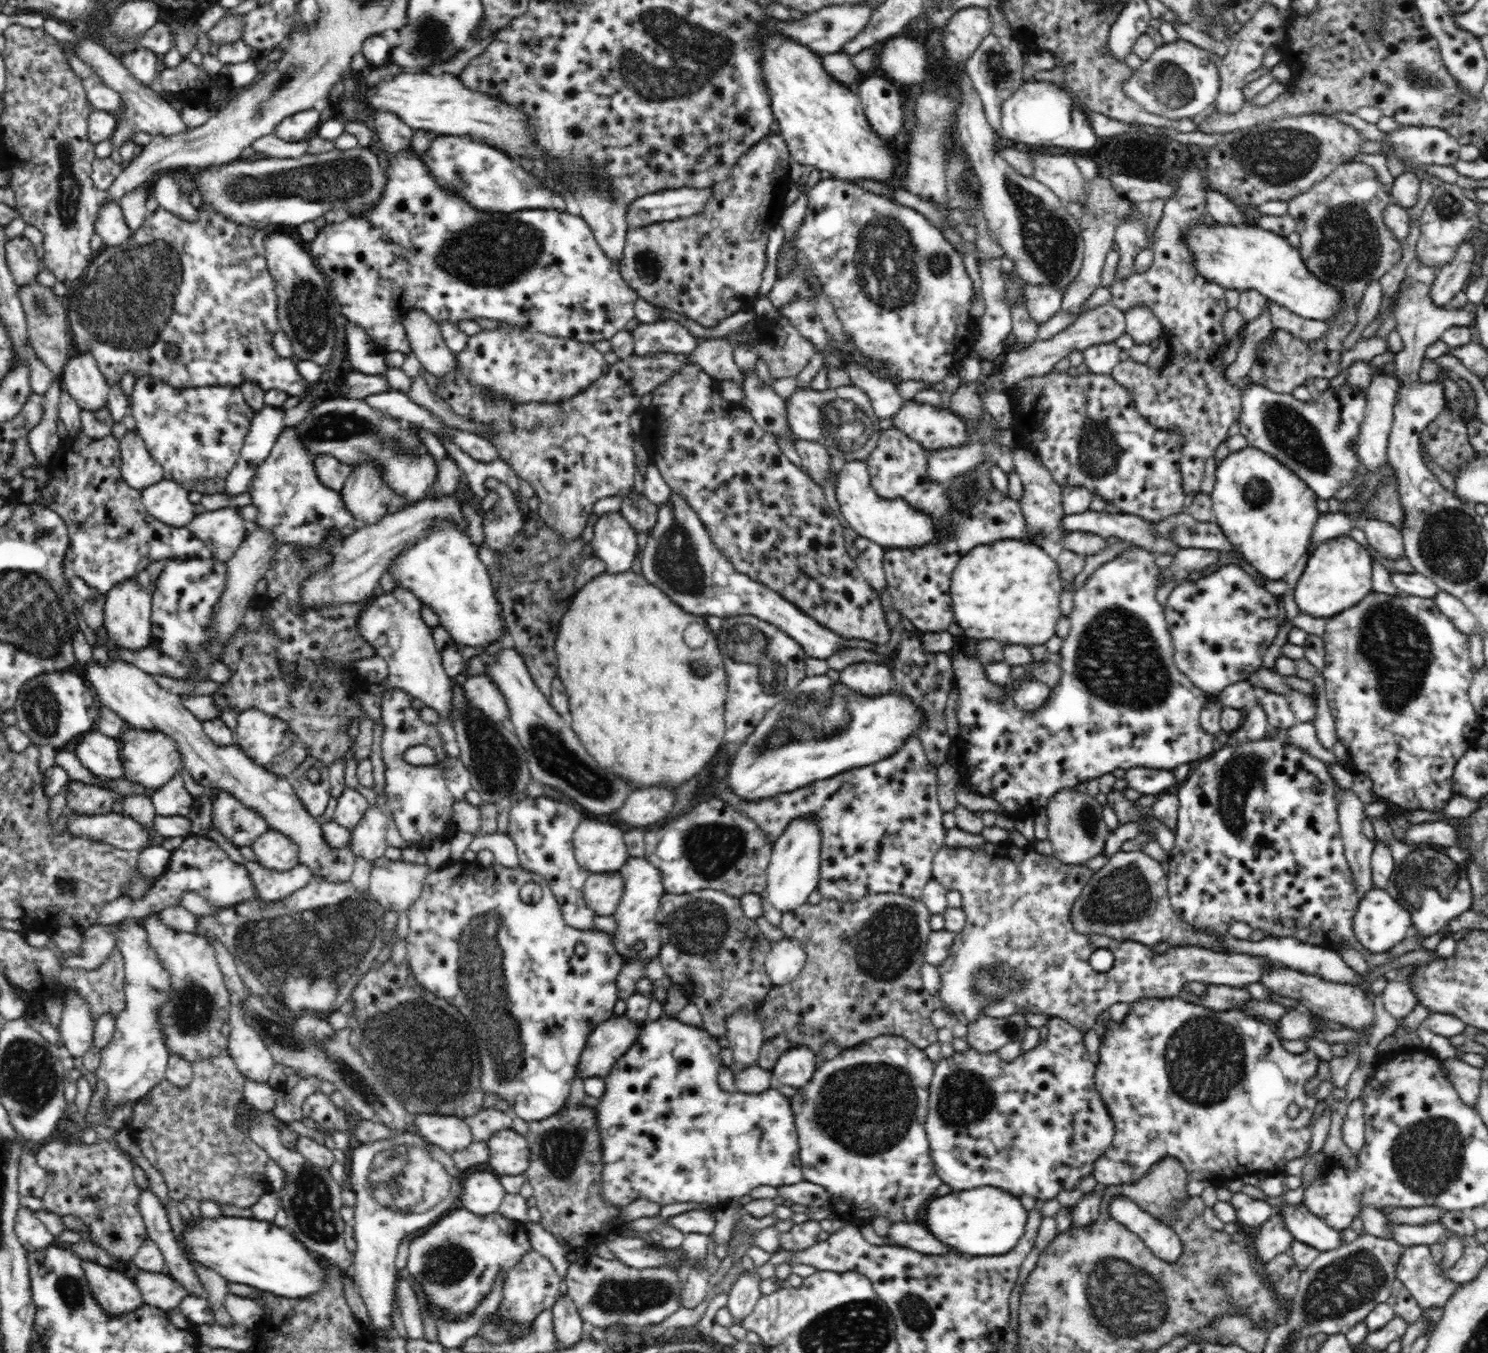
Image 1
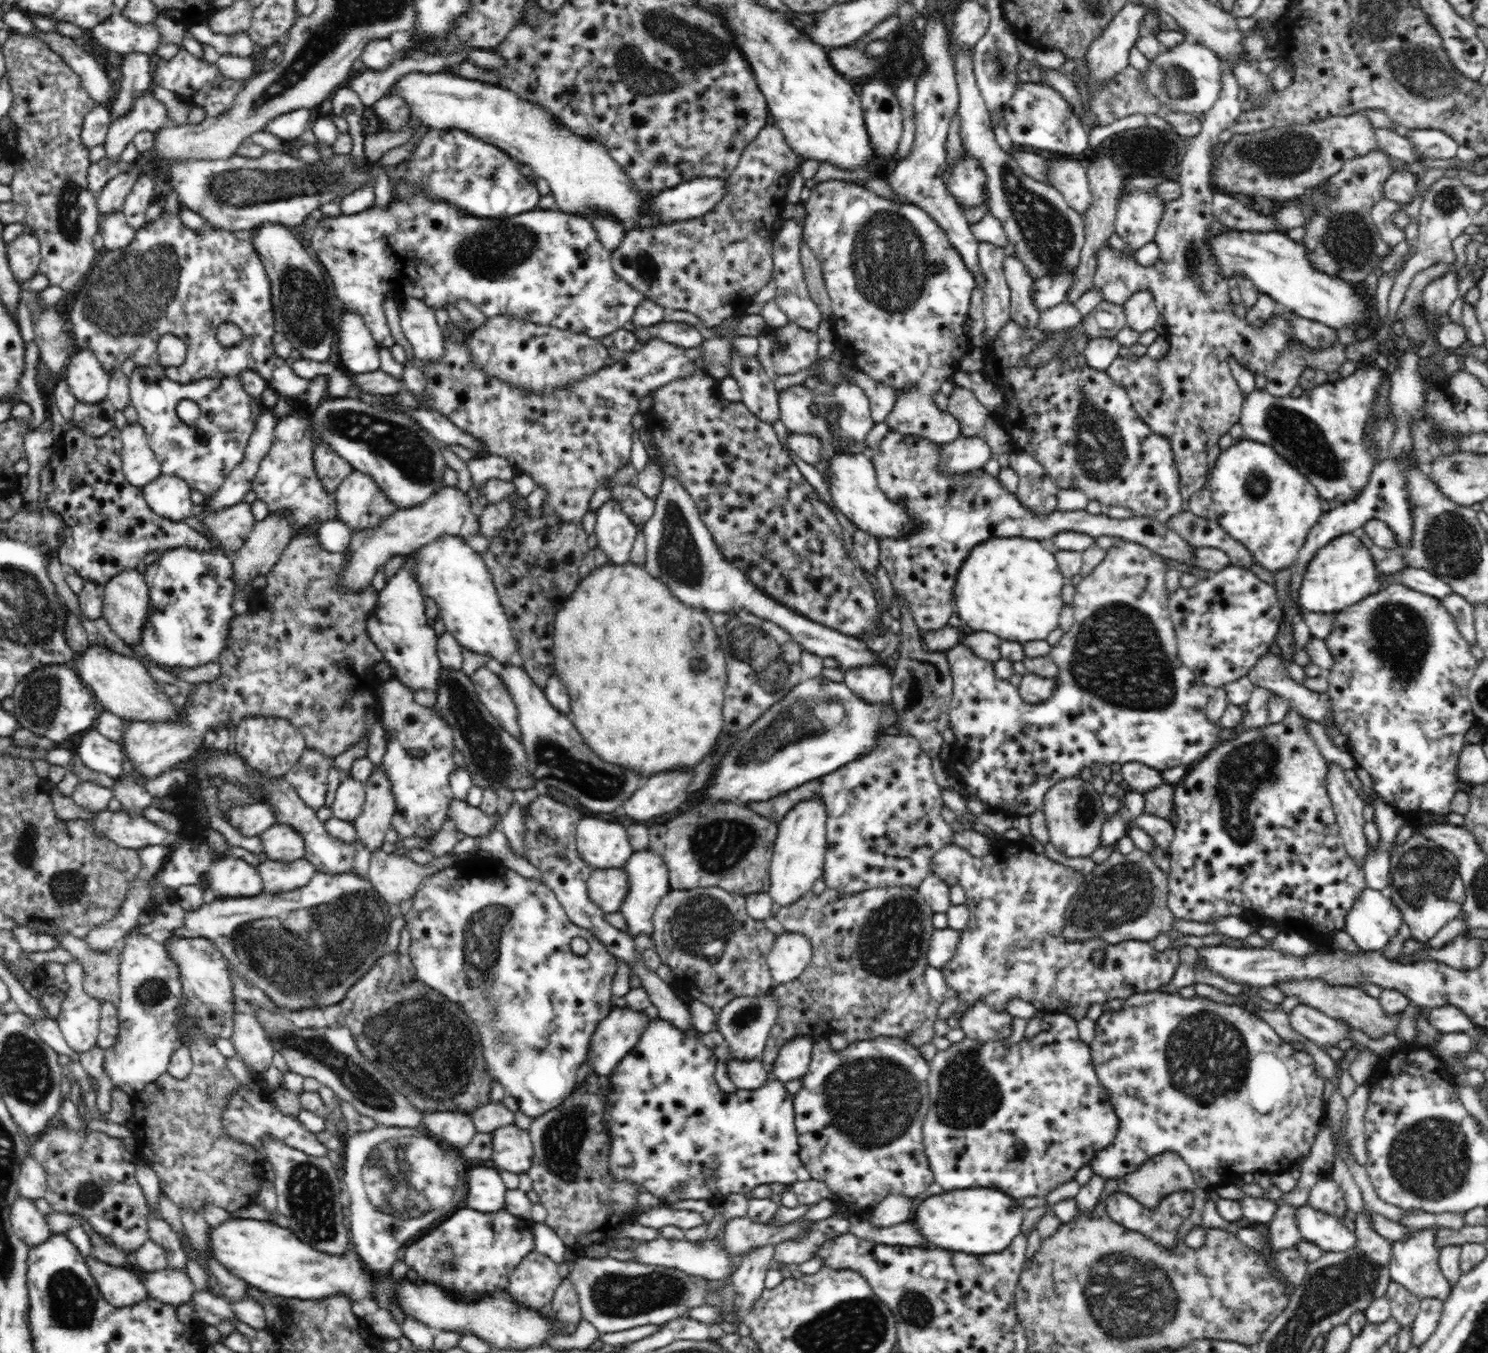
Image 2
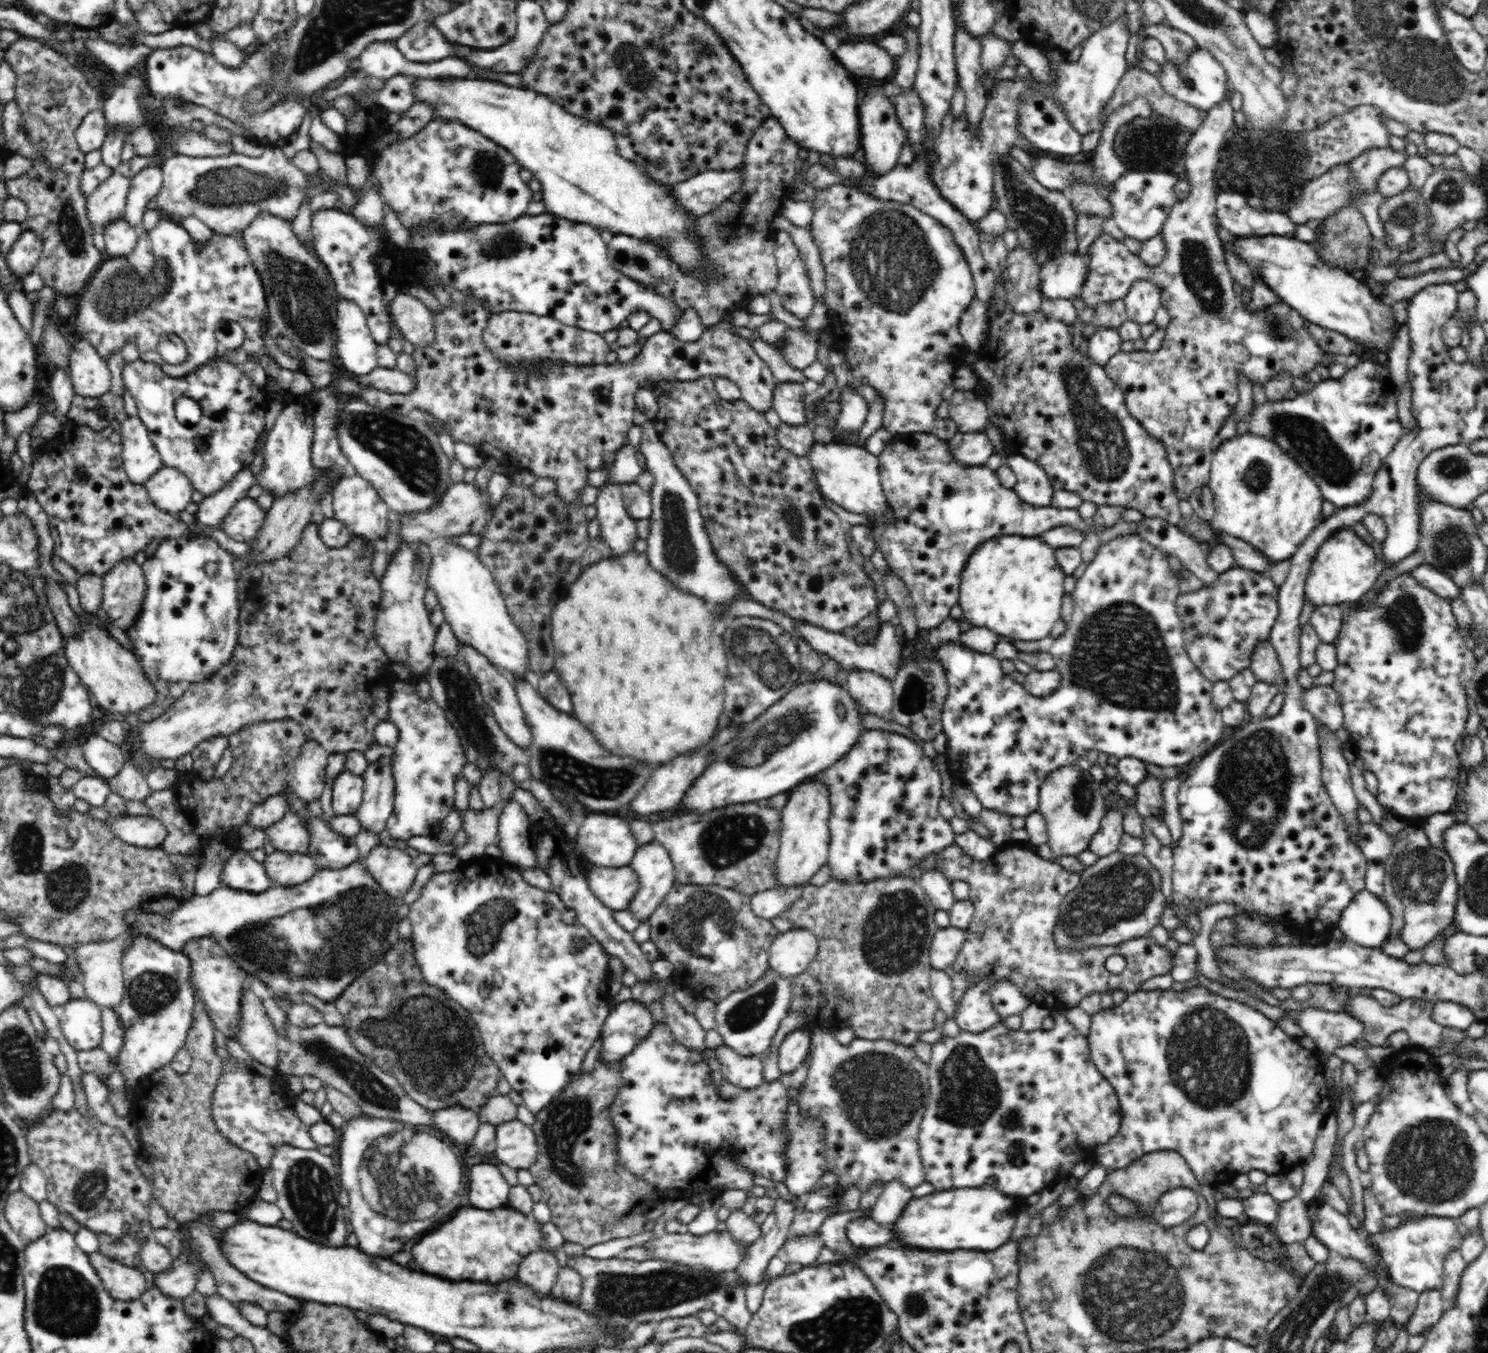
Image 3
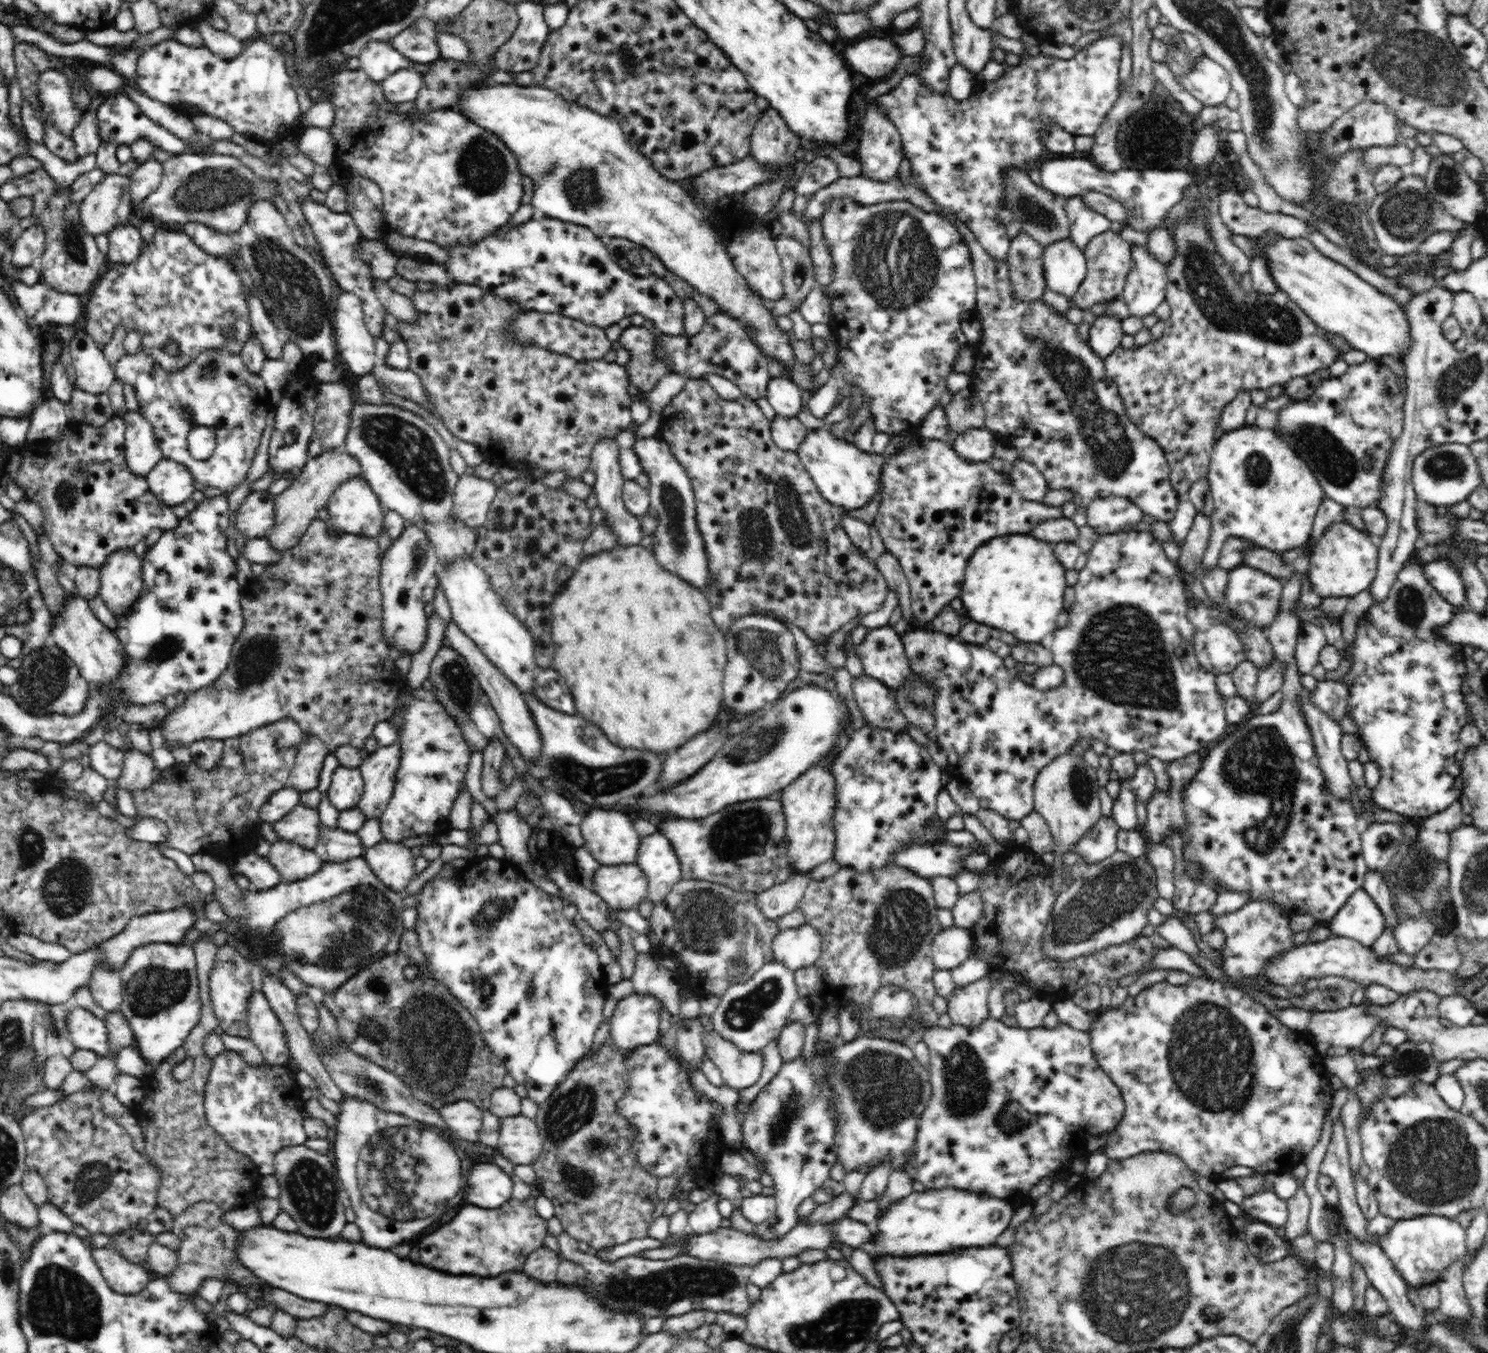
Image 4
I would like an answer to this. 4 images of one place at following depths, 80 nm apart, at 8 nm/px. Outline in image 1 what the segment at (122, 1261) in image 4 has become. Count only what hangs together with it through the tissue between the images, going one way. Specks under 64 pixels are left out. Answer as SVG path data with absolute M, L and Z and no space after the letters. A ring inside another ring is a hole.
M83 1260L81 1267L92 1296L104 1312L126 1314L145 1304L131 1273L102 1266L92 1260Z

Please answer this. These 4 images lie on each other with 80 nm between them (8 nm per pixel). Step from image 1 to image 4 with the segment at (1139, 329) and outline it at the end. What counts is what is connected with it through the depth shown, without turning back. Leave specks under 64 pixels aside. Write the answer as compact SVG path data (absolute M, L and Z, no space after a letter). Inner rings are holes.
M1145 245L1131 247L1131 258L1133 259L1133 267L1128 272L1122 298L1128 305L1129 313L1132 316L1142 319L1145 316L1150 316L1158 308L1160 302L1164 302L1169 272L1167 270L1167 264L1158 262L1153 257L1153 254L1149 253Z

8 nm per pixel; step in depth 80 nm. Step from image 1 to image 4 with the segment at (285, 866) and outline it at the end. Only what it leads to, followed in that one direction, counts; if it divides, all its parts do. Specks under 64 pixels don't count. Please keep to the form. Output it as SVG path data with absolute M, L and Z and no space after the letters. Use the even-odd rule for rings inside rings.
M299 804L290 813L272 824L279 840L295 842L308 849L315 847L322 826L318 808L312 810Z

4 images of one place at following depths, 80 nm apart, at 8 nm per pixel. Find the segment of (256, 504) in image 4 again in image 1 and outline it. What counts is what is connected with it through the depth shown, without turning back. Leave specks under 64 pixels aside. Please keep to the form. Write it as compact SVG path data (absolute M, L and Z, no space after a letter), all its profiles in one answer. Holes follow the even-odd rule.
M239 508L204 511L194 517L186 529L206 543L211 557L226 563L249 534L251 526L240 515Z

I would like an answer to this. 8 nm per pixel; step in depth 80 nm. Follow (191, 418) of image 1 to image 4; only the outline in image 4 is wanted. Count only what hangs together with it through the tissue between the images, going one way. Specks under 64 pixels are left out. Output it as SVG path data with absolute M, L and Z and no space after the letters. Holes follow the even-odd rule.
M140 346L135 355L128 355L126 352L122 354L122 358L116 364L115 376L124 384L129 384L134 388L139 404L138 411L152 425L154 438L159 444L163 458L175 460L178 464L185 466L194 477L195 490L200 490L210 498L218 495L228 496L242 481L246 481L252 458L260 444L262 432L266 428L266 415L276 408L276 404L271 399L261 375L250 374L240 354L224 352L218 347L210 348L210 350L202 350L196 360L192 360L184 368L168 372L151 356L148 356ZM183 408L192 409L194 413L192 424L183 417ZM196 426L215 428L217 446L213 455L206 460L196 460L188 448L188 433Z

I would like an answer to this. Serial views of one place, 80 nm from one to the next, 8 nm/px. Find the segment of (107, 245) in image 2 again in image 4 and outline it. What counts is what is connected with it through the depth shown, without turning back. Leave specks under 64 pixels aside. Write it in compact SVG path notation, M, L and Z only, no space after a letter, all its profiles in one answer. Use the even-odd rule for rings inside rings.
M117 224L106 233L109 242L107 258L112 263L131 263L138 258L143 247L139 229L131 225Z

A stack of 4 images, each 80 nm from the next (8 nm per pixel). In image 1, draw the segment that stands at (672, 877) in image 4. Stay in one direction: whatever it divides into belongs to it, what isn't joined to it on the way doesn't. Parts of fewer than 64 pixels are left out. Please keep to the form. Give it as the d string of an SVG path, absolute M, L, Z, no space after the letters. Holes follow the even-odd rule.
M630 857L626 864L620 870L624 883L624 892L620 899L620 904L614 912L613 917L617 924L617 929L611 934L613 935L613 945L616 952L624 958L624 961L638 954L638 960L642 964L646 964L646 960L650 960L652 956L659 956L662 946L662 939L658 932L656 915L660 906L660 900L664 896L664 887L662 884L661 872L645 857ZM638 942L644 944L644 948L635 951L633 946Z

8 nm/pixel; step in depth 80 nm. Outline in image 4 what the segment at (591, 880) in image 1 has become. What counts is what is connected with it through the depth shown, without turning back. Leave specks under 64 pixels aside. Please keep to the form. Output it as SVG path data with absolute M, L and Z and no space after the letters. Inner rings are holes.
M635 862L600 865L593 876L593 890L611 911L637 908L645 900L647 888L647 876Z

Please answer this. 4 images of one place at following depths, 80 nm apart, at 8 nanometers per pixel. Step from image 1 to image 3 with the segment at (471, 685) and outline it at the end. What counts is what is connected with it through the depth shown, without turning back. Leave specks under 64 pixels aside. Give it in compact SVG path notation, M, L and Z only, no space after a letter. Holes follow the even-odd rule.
M459 642L458 650L460 652L460 658L469 667L472 677L476 679L481 695L483 696L485 703L493 712L501 729L510 737L510 740L512 740L513 743L516 743L522 748L528 748L531 743L532 735L527 727L524 711L520 706L516 694L515 684L510 683L508 678L501 676L498 673L497 668L490 663L490 660L486 658L486 656L479 654L474 647Z

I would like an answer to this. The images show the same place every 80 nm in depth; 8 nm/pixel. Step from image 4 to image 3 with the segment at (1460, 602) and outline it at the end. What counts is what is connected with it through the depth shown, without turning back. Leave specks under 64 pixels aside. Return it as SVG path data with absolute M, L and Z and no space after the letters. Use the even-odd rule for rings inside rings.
M1421 565L1414 568L1410 575L1418 585L1426 587L1442 599L1454 600L1462 596L1462 590L1449 577L1448 572L1438 571L1430 565Z

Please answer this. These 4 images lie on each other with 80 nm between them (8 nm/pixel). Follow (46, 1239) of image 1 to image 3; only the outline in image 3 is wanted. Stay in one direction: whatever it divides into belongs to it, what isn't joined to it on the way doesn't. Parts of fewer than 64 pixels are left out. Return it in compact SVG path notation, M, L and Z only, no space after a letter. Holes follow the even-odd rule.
M21 1189L12 1192L4 1204L4 1214L10 1226L25 1243L34 1241L48 1231L39 1213L39 1203L26 1196Z

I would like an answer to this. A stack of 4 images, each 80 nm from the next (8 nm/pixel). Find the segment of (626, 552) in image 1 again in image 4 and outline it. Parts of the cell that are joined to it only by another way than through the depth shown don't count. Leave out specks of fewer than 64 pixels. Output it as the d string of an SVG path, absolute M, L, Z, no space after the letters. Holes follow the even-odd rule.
M600 438L600 442L594 444L592 456L590 456L590 468L596 475L594 491L597 498L597 506L600 506L604 511L606 521L610 523L612 533L614 533L616 539L618 539L617 545L620 547L630 547L638 545L641 542L643 533L640 520L626 510L623 501L622 491L625 478L621 473L619 458L620 444L616 441L616 438Z

